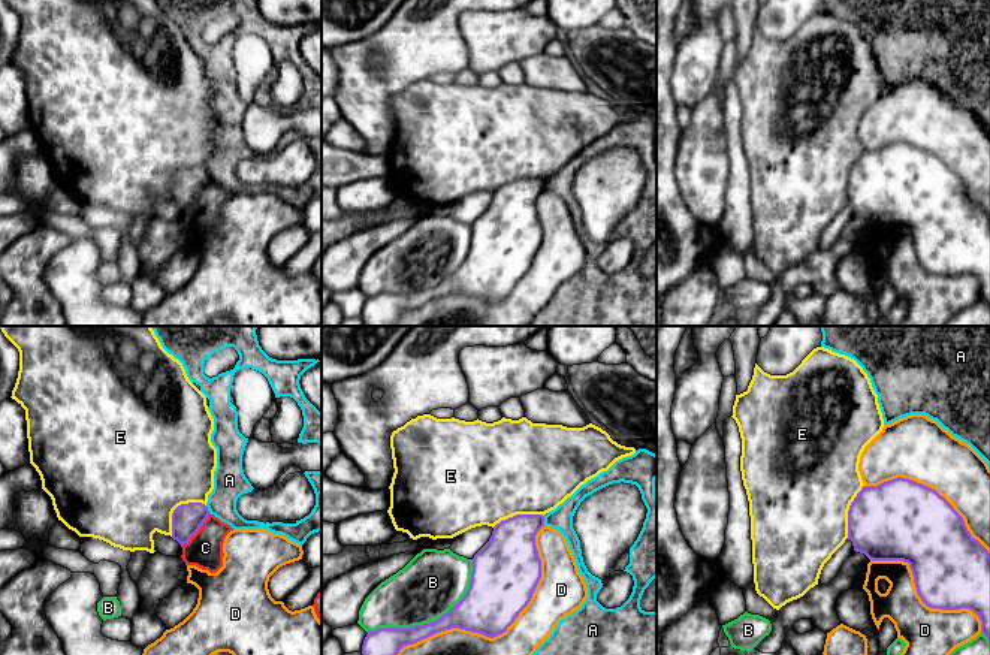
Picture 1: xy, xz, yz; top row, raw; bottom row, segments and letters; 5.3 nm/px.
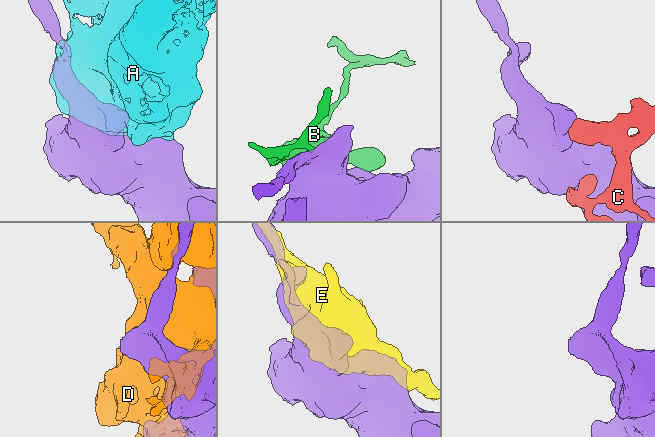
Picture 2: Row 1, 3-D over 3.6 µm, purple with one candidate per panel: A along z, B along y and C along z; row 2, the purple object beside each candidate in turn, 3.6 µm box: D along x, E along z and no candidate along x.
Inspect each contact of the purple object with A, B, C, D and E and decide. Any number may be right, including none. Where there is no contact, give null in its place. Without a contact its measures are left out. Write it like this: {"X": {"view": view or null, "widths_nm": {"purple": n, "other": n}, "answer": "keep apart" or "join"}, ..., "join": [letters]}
{"A": {"view": "xz", "widths_nm": {"purple": 280, "other": 120}, "answer": "keep apart"}, "B": {"view": "xz", "widths_nm": {"purple": 240, "other": 340}, "answer": "keep apart"}, "C": {"view": "xy", "widths_nm": {"purple": 160, "other": 190}, "answer": "keep apart"}, "D": {"view": "xz", "widths_nm": {"purple": 340, "other": 200}, "answer": "keep apart"}, "E": {"view": "xy", "widths_nm": {"purple": 160, "other": 500}, "answer": "keep apart"}, "join": []}

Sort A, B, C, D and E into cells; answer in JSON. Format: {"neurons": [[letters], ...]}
{"neurons": [["A"], ["B"], ["C"], ["D"], ["E"]]}

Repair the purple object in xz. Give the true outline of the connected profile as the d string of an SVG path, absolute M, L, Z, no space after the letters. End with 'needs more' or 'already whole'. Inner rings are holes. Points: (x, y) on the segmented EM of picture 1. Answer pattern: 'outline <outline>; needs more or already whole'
outline M516 514L496 523L489 541L471 559L470 588L456 606L429 624L369 631L362 645L362 655L398 655L404 646L452 628L479 633L491 639L505 633L528 606L541 579L541 559L535 535L543 526L543 514Z; already whole

